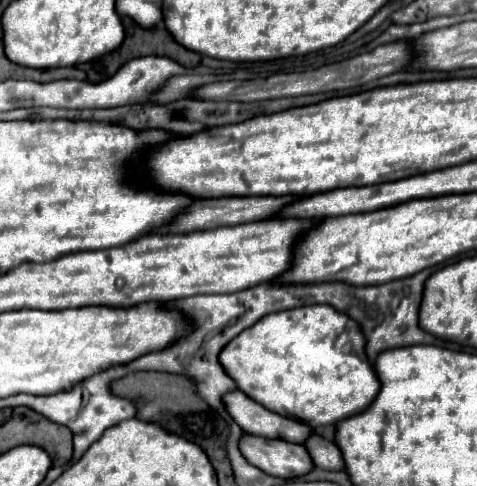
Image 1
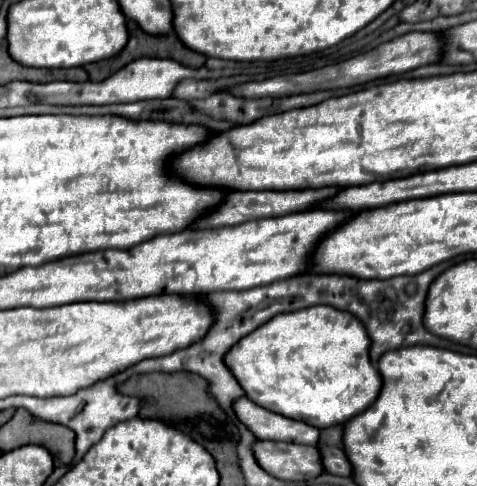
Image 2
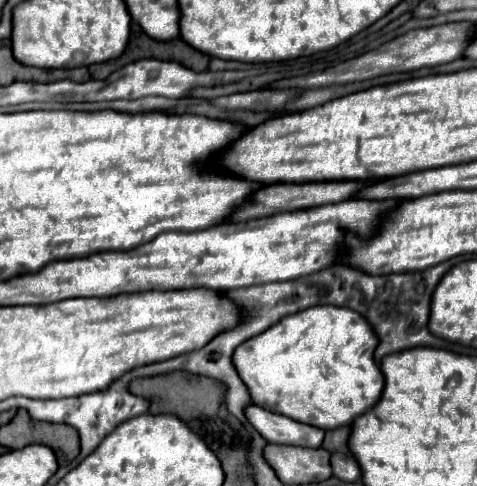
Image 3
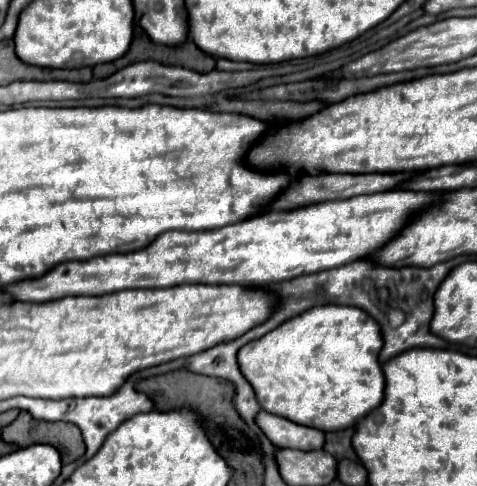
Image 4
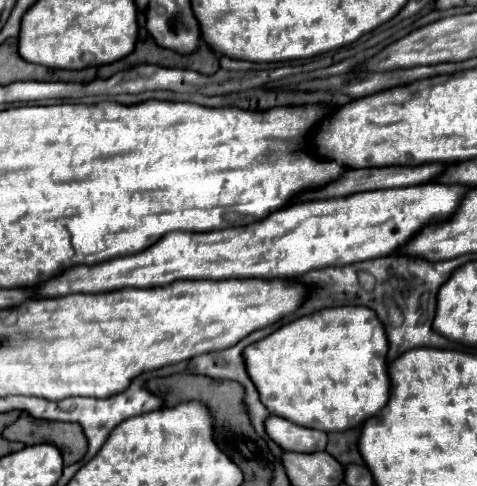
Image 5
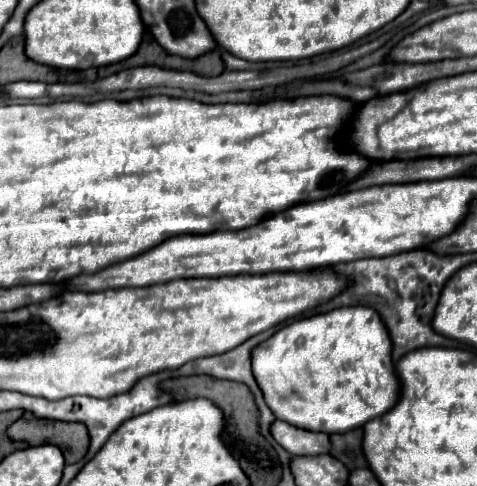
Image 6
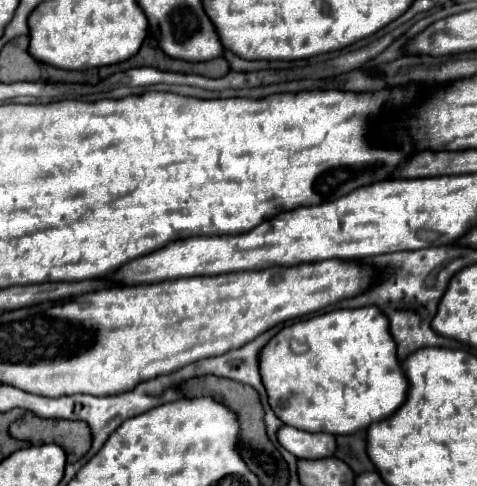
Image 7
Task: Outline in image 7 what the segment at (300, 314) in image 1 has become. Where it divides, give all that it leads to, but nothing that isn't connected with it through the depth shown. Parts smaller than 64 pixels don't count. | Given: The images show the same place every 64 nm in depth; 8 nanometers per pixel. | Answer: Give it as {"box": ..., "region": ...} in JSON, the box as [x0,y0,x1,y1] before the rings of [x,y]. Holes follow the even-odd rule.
{"box":[258,306,408,434],"region":[[[376,306],[332,310],[284,326],[260,350],[258,370],[274,414],[306,432],[354,434],[392,416],[408,392],[388,322]]]}

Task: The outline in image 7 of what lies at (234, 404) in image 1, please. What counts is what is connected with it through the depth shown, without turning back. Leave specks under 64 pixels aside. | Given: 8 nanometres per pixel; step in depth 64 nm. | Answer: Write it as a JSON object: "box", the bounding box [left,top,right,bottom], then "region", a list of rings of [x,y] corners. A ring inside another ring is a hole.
{"box":[276,424,336,460],"region":[[[284,424],[278,428],[276,436],[278,436],[280,446],[284,446],[296,458],[316,460],[316,458],[334,456],[336,452],[336,440],[332,434],[326,434],[326,432],[312,434],[312,432],[304,432],[304,430]]]}

